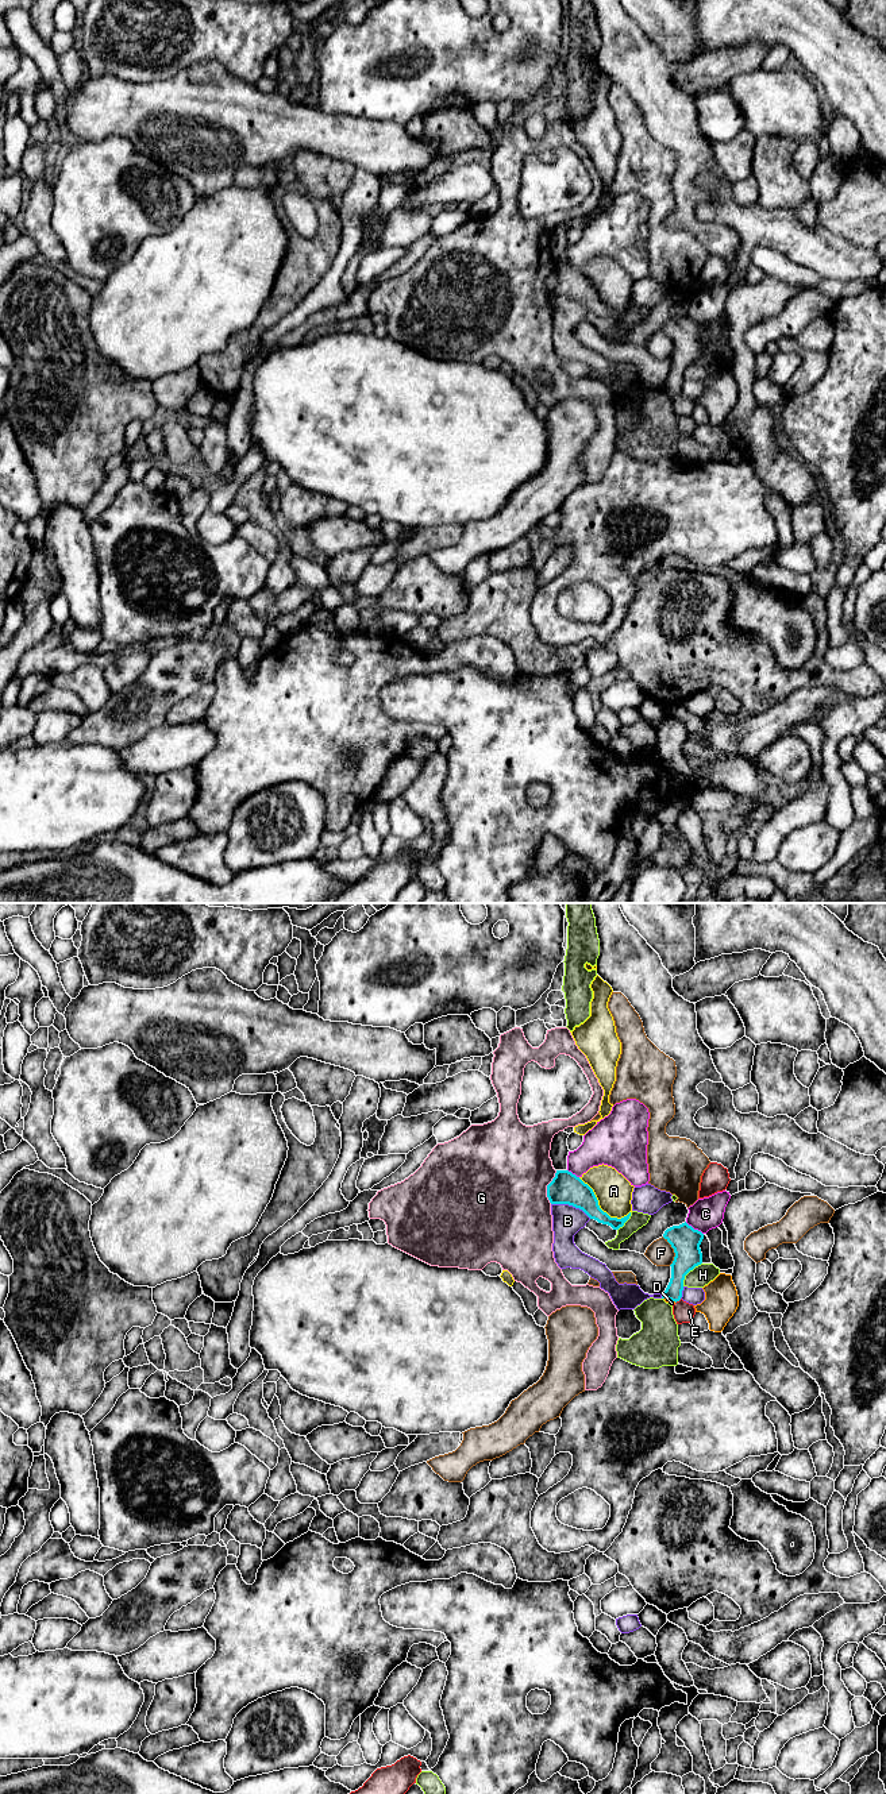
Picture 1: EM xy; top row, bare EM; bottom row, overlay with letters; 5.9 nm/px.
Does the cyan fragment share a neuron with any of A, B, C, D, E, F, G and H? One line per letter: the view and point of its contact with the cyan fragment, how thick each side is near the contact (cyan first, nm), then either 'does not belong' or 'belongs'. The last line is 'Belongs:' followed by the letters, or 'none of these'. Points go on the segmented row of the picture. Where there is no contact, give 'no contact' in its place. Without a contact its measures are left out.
A: xy (598, 1207) | 190/220 nm | does not belong
B: xy (571, 1204) | 190/180 nm | does not belong
C: xy (693, 1229) | 170/190 nm | does not belong
D: xy (670, 1299) | 140/30 nm | belongs
E: xy (678, 1300) | 140/120 nm | does not belong
F: xy (674, 1252) | 170/150 nm | does not belong
G: xy (547, 1187) | 190/500 nm | does not belong
H: xy (688, 1272) | 170/120 nm | does not belong
Belongs: D

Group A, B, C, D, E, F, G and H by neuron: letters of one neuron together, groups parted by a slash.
A / B / C / D / E / F / G / H

